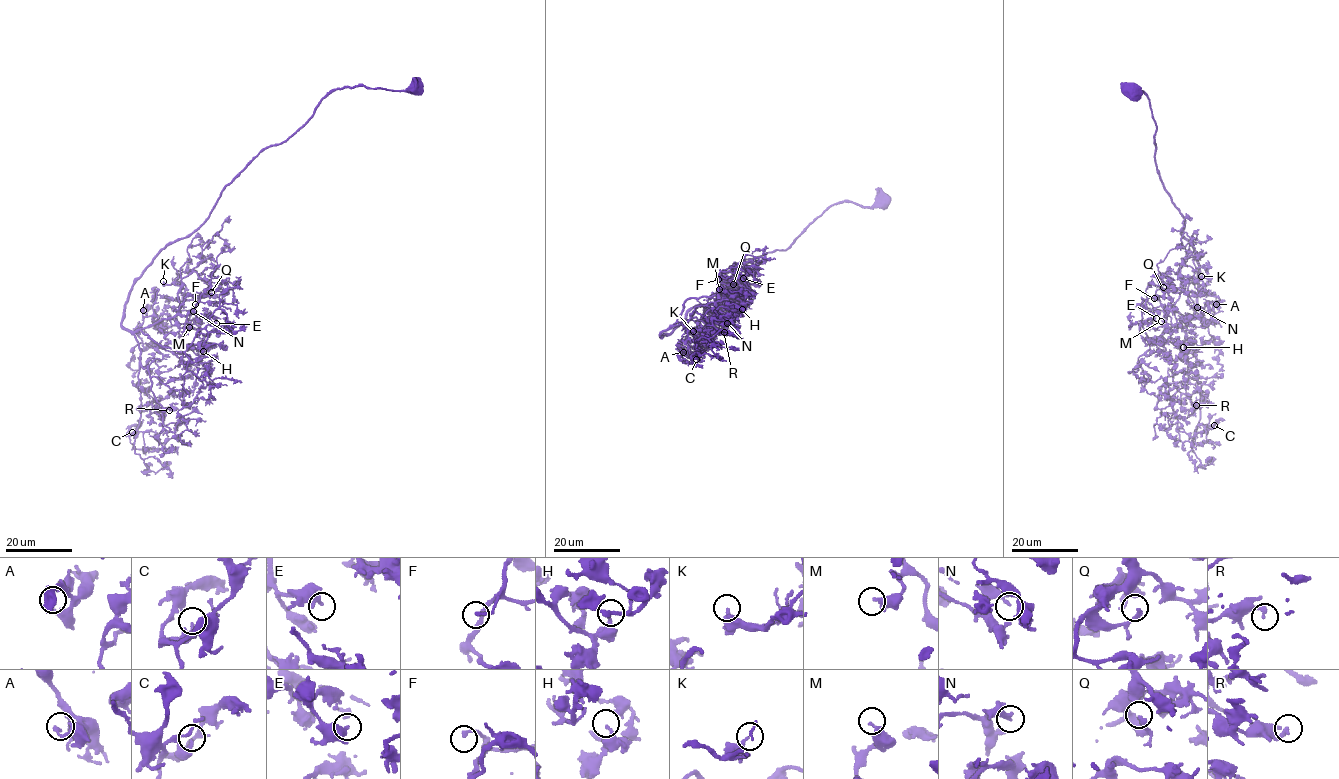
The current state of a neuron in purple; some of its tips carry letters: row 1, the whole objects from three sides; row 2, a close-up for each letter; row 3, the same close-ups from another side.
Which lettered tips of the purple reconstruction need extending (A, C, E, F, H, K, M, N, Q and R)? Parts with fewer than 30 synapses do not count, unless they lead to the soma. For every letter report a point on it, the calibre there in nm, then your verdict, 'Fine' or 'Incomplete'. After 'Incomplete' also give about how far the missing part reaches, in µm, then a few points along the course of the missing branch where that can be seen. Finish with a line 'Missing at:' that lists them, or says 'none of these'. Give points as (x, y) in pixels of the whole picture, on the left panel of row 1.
A: Place: (143, 310). Thickness 180 nm. Fine
C: Place: (132, 432). Thickness 280 nm. Fine
E: Place: (216, 323). Thickness 360 nm. Fine
F: Place: (195, 304). Thickness 160 nm. Fine
H: Place: (203, 351). Thickness 260 nm. Fine
K: Place: (163, 281). Thickness 340 nm. Fine
M: Place: (189, 327). Thickness 380 nm. Fine
N: Place: (193, 311). Thickness 280 nm. Fine
Q: Place: (211, 292). Thickness 200 nm. Fine
R: Place: (169, 410). Thickness 240 nm. Fine
Missing at: none of these

